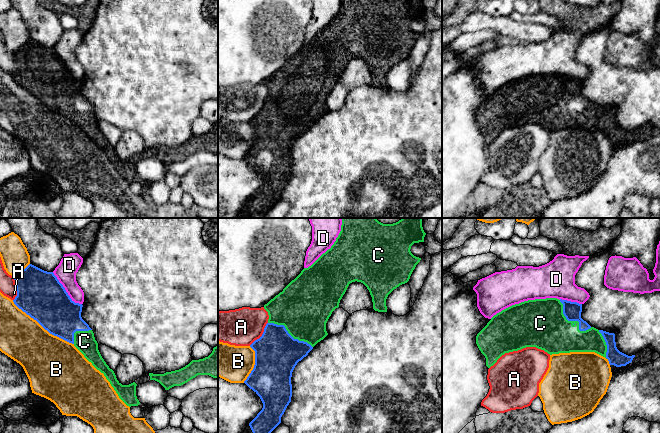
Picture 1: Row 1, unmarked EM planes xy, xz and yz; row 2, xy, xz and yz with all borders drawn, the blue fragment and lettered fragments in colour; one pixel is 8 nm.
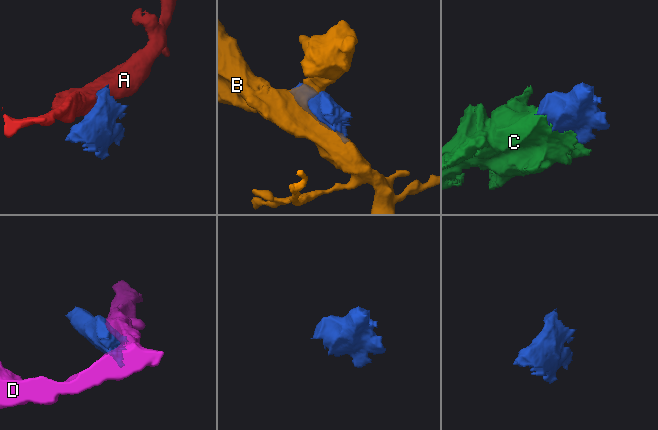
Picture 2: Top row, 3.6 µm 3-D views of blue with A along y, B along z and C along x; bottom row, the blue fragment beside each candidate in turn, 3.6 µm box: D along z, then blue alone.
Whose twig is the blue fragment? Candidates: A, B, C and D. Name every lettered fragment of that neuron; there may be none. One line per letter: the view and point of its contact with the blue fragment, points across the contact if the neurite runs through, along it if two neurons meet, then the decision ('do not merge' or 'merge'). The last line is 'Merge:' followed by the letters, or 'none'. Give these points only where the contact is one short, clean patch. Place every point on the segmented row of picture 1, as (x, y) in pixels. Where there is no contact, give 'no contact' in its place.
A: meets blue in xz at (262, 335); do not merge
B: meets blue in xy at (42, 326); do not merge
C: meets blue in yz at (573, 320); merge
D: meets blue in xy at (65, 290); do not merge
Merge: C

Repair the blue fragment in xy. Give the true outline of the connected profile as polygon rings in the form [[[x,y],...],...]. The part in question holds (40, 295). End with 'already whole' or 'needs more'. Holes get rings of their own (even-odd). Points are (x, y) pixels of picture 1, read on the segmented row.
[[[29,264],[14,276],[14,280],[17,291],[14,304],[50,334],[72,343],[104,374],[127,406],[138,406],[137,384],[122,385],[117,380],[98,350],[92,329],[81,317],[83,305],[70,298],[54,273]]]; needs more

